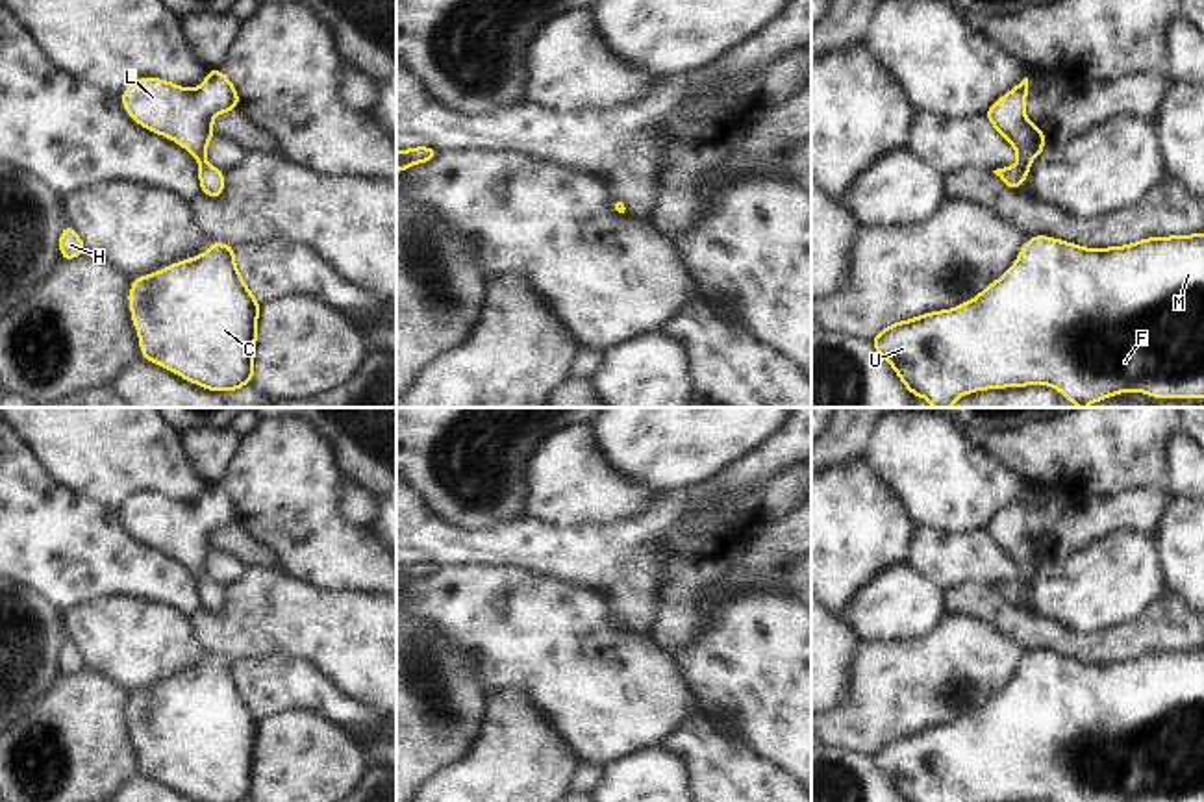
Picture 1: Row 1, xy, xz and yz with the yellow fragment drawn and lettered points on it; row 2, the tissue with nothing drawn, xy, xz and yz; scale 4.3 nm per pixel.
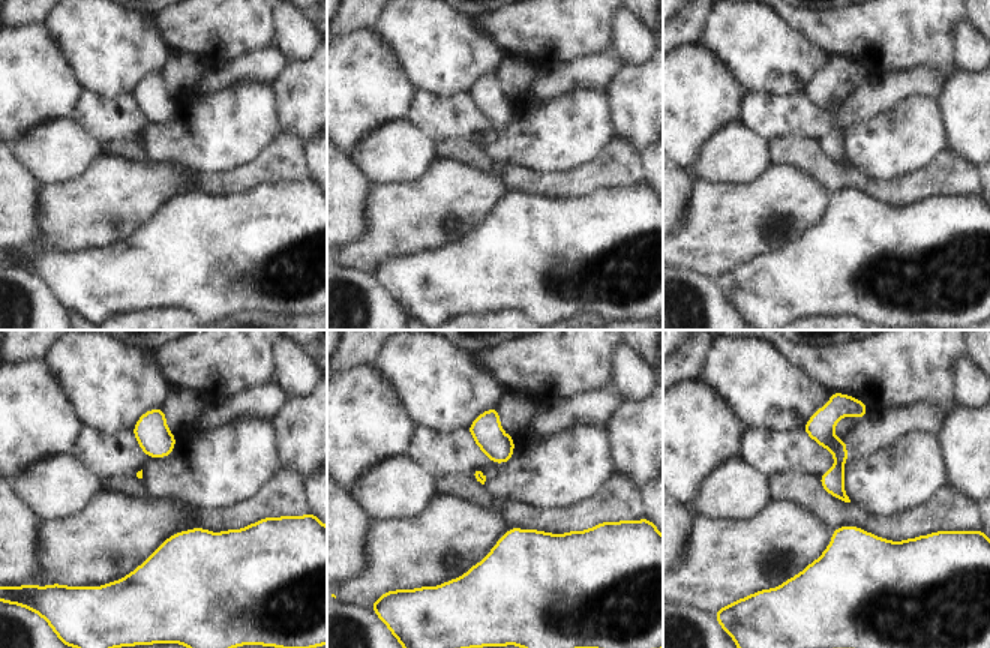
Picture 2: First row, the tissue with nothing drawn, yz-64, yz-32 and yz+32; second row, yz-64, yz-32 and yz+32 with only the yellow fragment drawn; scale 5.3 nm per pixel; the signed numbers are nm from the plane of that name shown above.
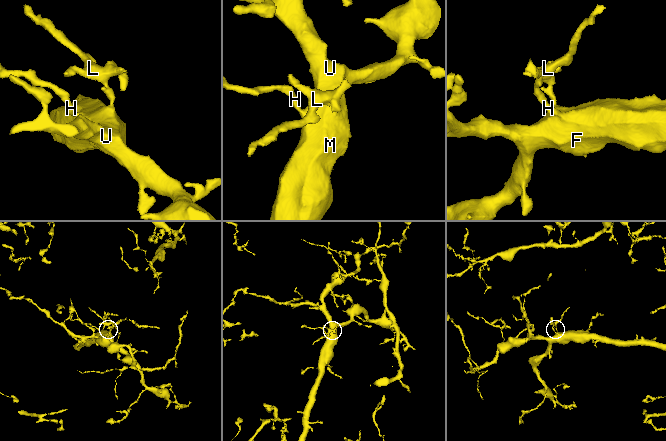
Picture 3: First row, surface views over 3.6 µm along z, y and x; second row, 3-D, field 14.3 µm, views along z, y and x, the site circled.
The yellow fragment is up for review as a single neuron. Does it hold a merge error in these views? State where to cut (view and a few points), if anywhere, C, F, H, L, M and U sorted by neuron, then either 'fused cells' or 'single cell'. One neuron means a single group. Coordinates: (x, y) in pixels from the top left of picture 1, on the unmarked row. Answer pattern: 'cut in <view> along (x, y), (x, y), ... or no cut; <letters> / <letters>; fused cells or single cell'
no cut; C F H L M U; single cell

